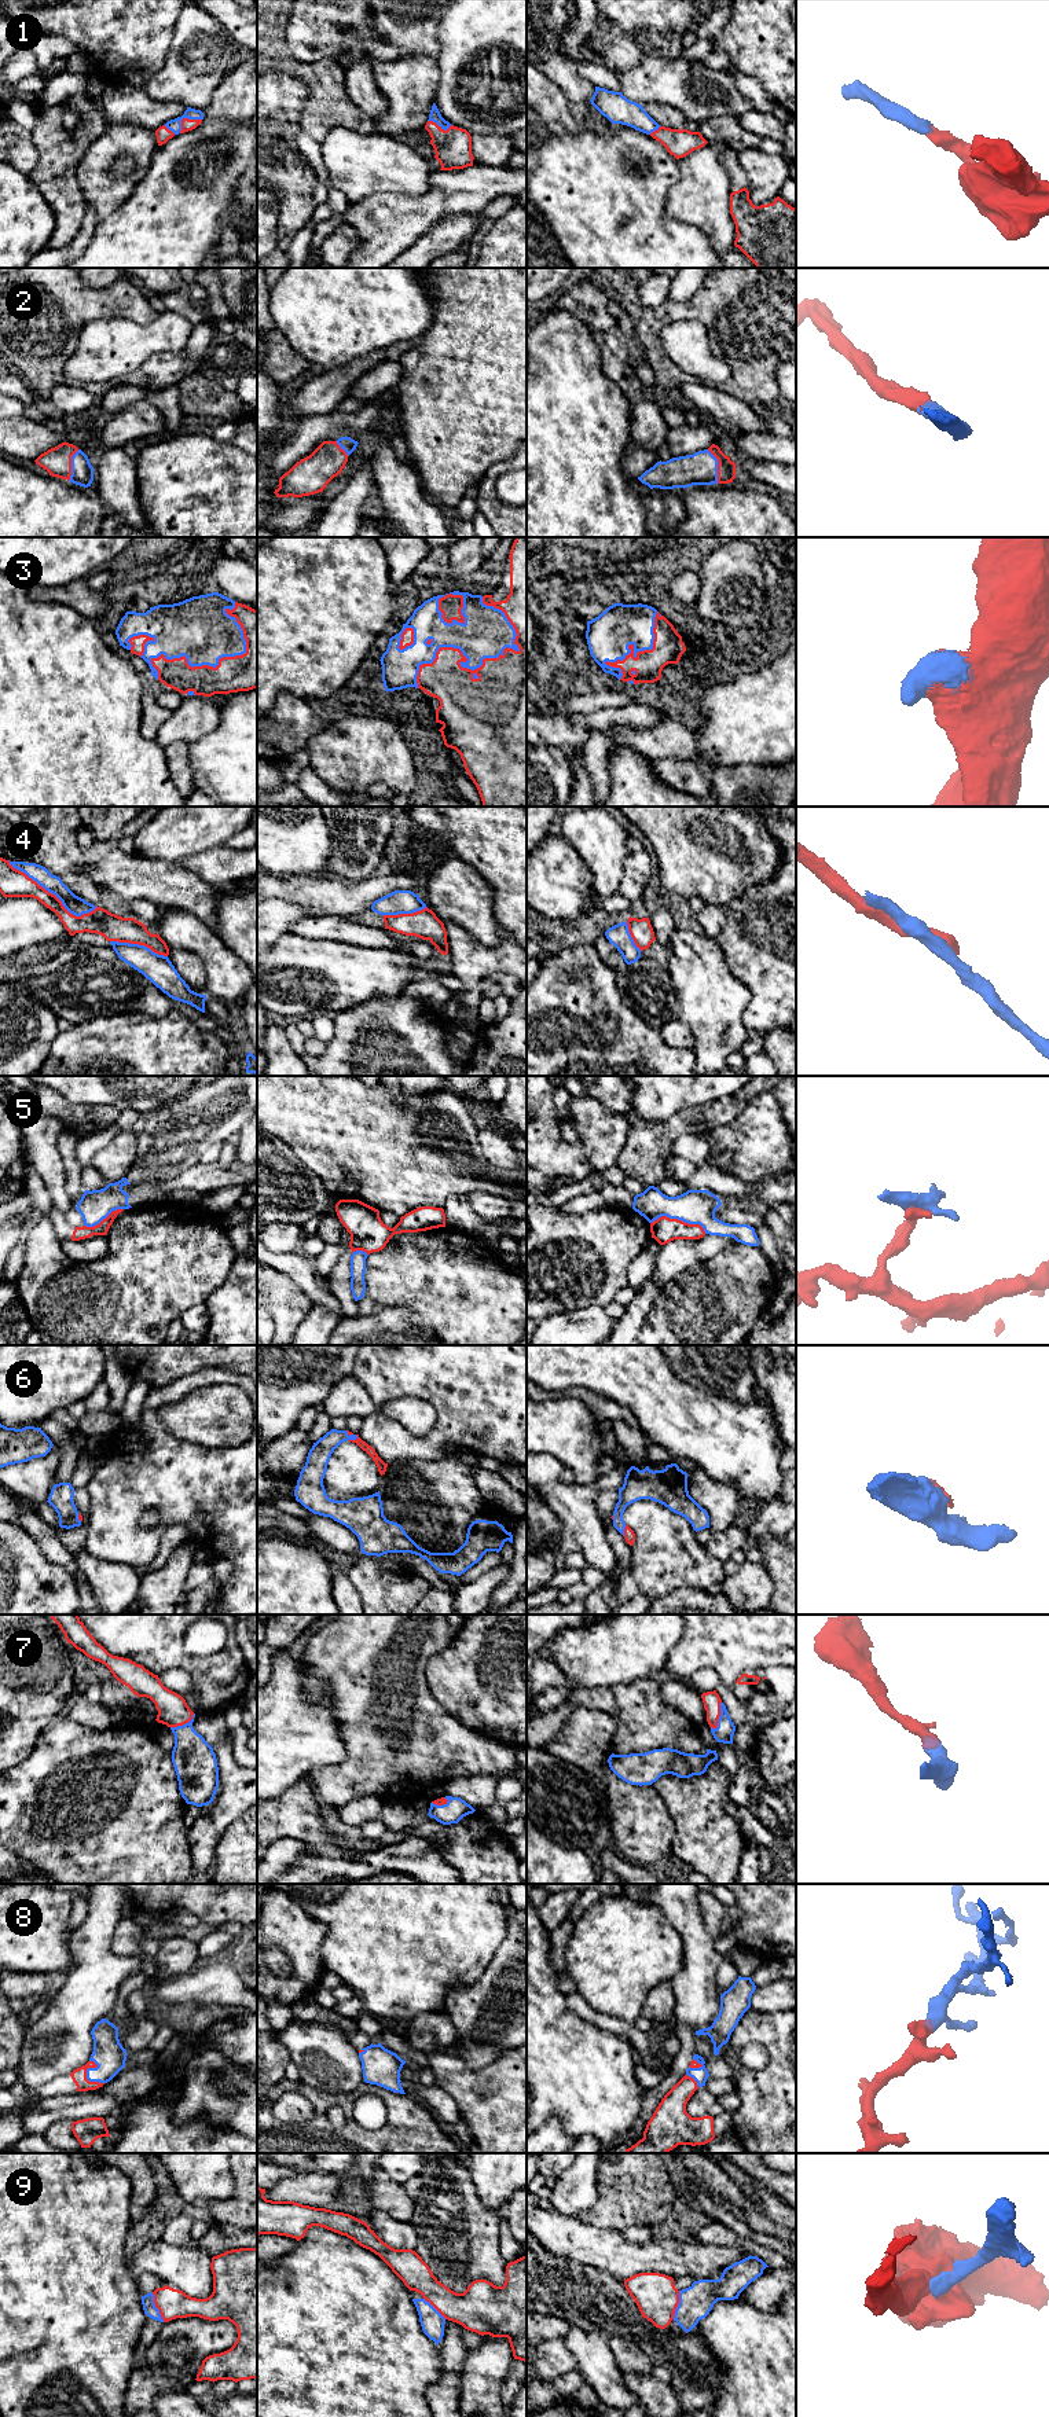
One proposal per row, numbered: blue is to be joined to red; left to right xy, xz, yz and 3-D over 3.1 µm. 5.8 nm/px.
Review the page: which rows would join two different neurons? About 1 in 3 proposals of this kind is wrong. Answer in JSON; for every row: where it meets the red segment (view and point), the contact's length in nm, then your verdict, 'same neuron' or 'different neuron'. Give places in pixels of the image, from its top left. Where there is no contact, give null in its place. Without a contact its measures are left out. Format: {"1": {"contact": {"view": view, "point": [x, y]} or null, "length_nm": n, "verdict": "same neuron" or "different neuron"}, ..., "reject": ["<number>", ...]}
{"1": {"contact": {"view": "xy", "point": [184, 118]}, "length_nm": 160, "verdict": "same neuron"}, "2": {"contact": {"view": "yz", "point": [718, 466]}, "length_nm": 220, "verdict": "same neuron"}, "3": {"contact": {"view": "xz", "point": [466, 668]}, "length_nm": 650, "verdict": "same neuron"}, "4": {"contact": {"view": "xy", "point": [51, 893]}, "length_nm": 600, "verdict": "different neuron"}, "5": {"contact": {"view": "yz", "point": [679, 1220]}, "length_nm": 340, "verdict": "different neuron"}, "6": {"contact": {"view": "xz", "point": [352, 1440]}, "length_nm": 80, "verdict": "same neuron"}, "7": {"contact": {"view": "yz", "point": [719, 1715]}, "length_nm": 180, "verdict": "same neuron"}, "8": {"contact": {"view": "xy", "point": [85, 2074]}, "length_nm": 170, "verdict": "same neuron"}, "9": {"contact": {"view": "xy", "point": [156, 2306]}, "length_nm": 190, "verdict": "different neuron"}, "reject": ["4", "5", "9"]}

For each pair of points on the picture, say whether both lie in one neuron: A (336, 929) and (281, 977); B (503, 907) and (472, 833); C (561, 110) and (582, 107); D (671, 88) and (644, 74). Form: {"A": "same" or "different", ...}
{"A": "different", "B": "same", "C": "different", "D": "same"}

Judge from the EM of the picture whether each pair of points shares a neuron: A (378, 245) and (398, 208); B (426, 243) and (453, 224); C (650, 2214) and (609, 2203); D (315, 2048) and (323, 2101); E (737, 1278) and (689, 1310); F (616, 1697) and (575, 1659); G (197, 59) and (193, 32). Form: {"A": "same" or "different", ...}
{"A": "same", "B": "same", "C": "same", "D": "different", "E": "same", "F": "different", "G": "same"}

